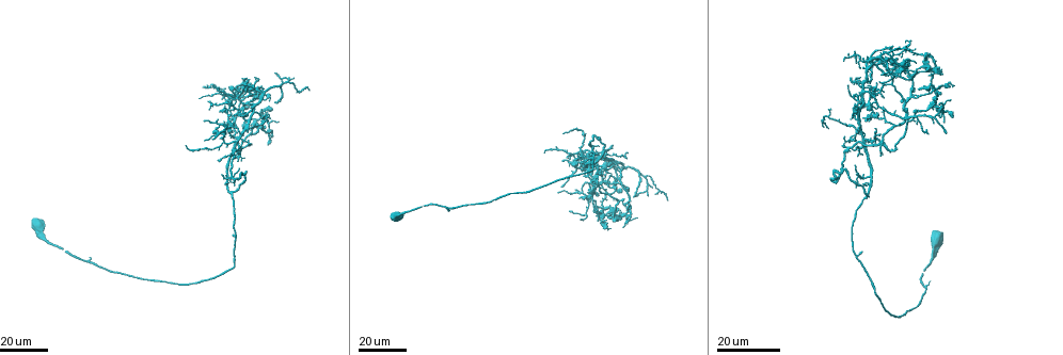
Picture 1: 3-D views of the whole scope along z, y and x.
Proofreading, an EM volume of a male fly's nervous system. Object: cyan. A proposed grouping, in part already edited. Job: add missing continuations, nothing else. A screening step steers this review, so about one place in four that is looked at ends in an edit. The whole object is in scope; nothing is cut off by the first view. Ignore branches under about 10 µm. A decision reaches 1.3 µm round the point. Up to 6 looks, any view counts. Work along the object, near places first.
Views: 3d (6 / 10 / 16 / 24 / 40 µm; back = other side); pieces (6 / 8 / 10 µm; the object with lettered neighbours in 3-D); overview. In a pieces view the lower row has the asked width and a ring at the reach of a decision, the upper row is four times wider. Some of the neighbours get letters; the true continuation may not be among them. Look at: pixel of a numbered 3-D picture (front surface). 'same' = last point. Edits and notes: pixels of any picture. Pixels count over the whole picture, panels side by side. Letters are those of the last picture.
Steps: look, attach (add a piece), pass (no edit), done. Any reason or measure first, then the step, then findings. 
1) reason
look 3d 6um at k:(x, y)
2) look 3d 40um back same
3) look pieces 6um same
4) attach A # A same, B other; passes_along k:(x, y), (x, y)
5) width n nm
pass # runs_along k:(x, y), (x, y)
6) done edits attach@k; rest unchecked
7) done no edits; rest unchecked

free end
look 3d 24um at 1:(911, 39)

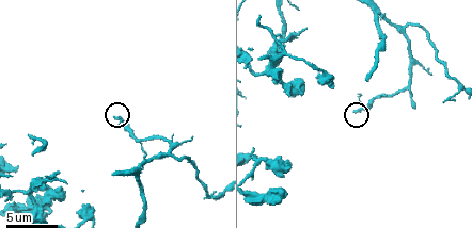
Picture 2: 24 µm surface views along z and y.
see the neighbours
look pieces 8um at 2:(113, 115)

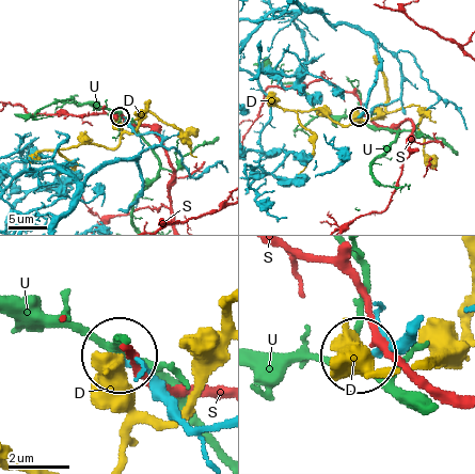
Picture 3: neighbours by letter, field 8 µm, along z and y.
pass # D other, S other, U other; no lettered piece goes on from it

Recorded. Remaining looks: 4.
free end
look 3d 24um at 1:(613, 145)

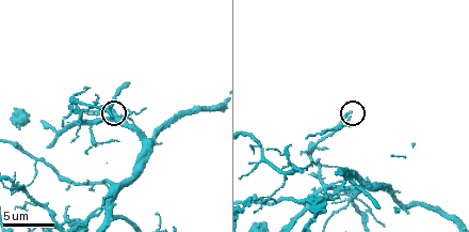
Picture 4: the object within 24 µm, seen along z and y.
see the neighbours
look pieces 6um at 4:(109, 117)

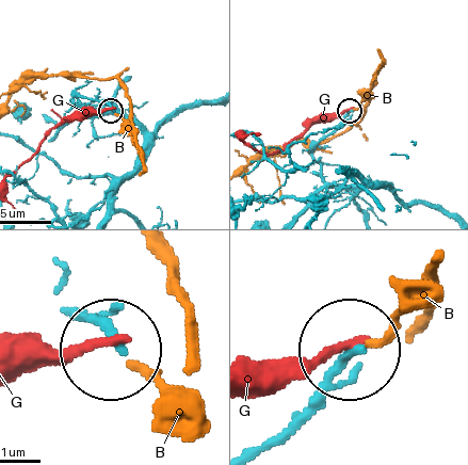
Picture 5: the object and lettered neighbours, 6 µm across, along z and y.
width 190 nm
pass # B other, G other; runs_along 5:(260, 451), (349, 353); none of them fits

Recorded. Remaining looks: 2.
free end
look 3d 24um at 1:(577, 156)

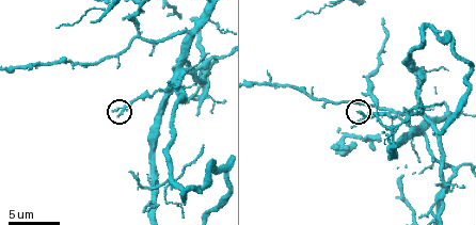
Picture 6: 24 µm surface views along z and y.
look pieces 10um at 6:(120, 114)

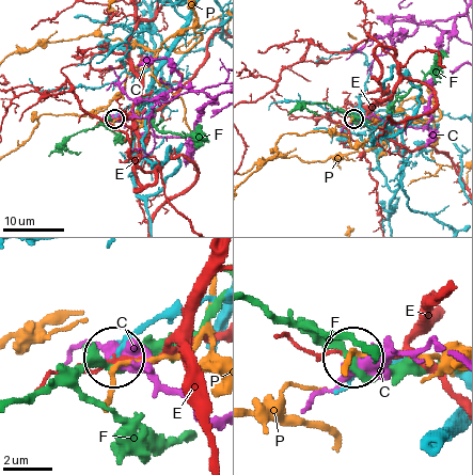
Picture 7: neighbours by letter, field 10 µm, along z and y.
pass # C other, E other, F other, P other; no lettered piece goes on from it

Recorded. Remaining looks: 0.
done no edits; rest unchecked

